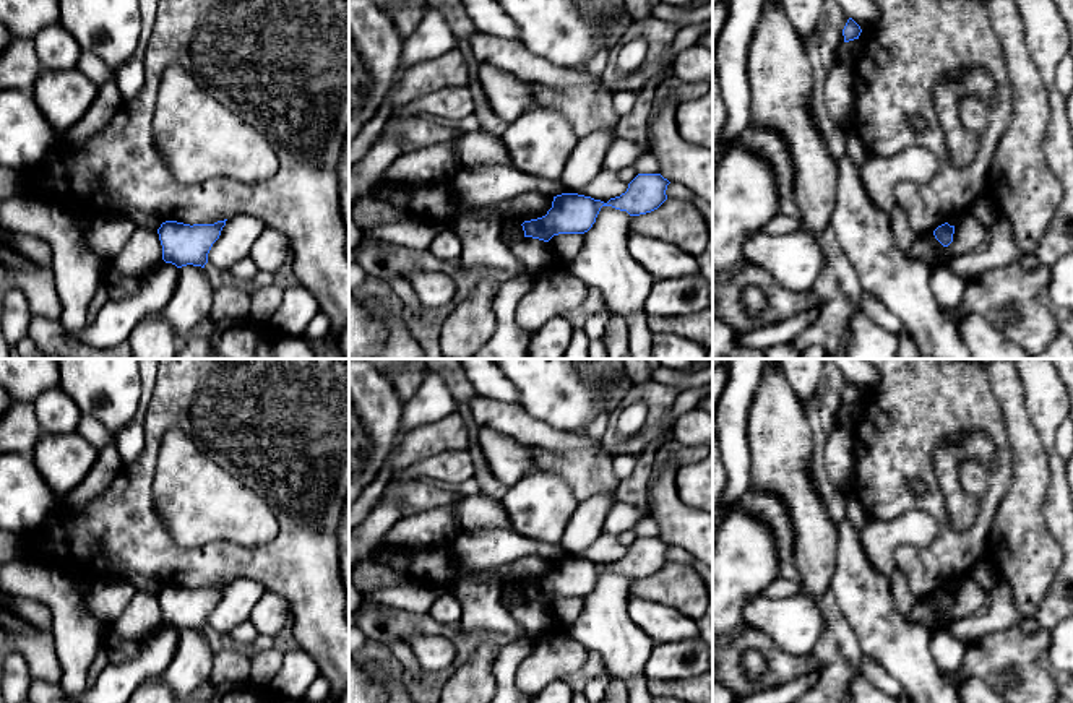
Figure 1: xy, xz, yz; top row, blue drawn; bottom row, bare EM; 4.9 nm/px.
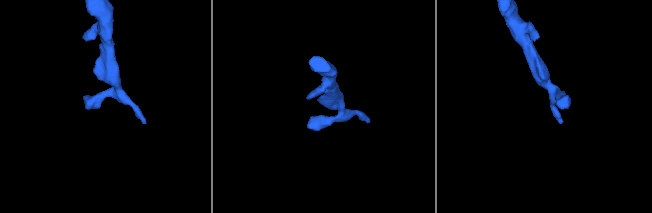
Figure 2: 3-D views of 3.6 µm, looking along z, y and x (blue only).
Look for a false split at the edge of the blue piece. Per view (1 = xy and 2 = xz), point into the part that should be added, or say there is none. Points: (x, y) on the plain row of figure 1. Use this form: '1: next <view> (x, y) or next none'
1: next none
2: next none

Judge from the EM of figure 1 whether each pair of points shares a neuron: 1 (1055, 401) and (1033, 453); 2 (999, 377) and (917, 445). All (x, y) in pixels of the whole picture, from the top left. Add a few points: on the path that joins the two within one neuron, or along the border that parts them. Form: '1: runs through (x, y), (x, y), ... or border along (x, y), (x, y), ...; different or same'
1: border along (1026, 400), (1026, 413), (1039, 435), (1051, 473); different
2: border along (986, 375), (1004, 421); different

